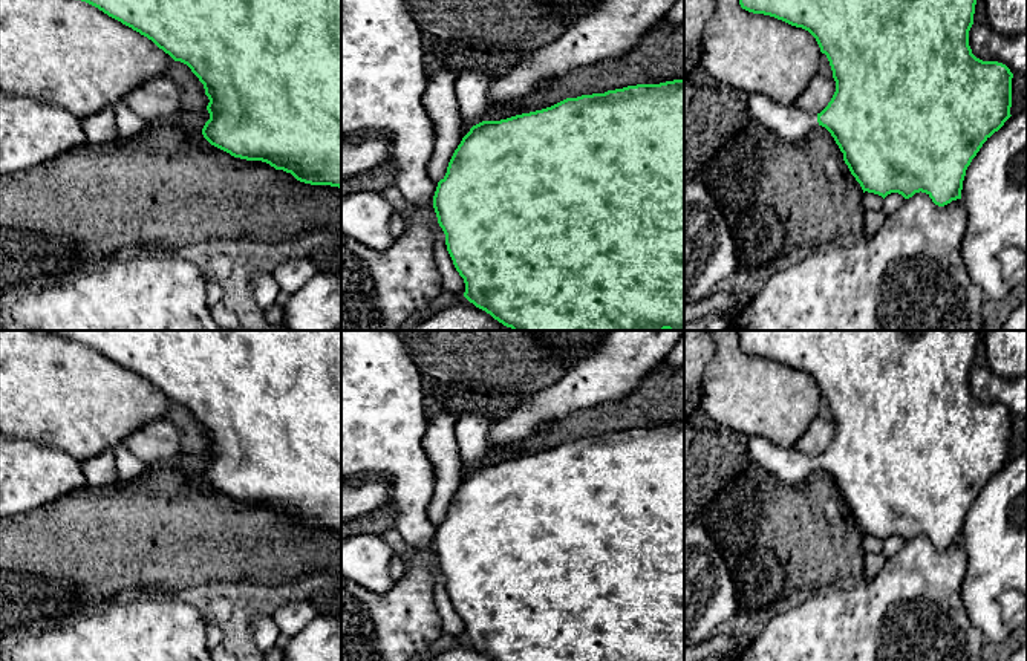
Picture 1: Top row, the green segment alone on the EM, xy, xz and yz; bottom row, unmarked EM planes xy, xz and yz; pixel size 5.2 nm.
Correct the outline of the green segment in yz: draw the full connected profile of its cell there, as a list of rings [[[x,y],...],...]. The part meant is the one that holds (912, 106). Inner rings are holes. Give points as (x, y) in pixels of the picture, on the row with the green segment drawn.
[[[739,0],[739,5],[748,12],[808,31],[826,55],[836,81],[831,101],[817,115],[778,104],[761,93],[747,93],[748,110],[756,121],[784,141],[800,141],[817,125],[825,127],[863,193],[883,199],[898,193],[909,199],[921,191],[938,207],[961,199],[972,159],[1012,116],[1013,73],[1003,63],[976,58],[969,46],[976,0]]]

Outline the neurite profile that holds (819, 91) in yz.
[[[817,73],[810,80],[805,90],[797,96],[793,106],[804,112],[817,115],[828,106],[834,92],[834,78],[825,78]]]

